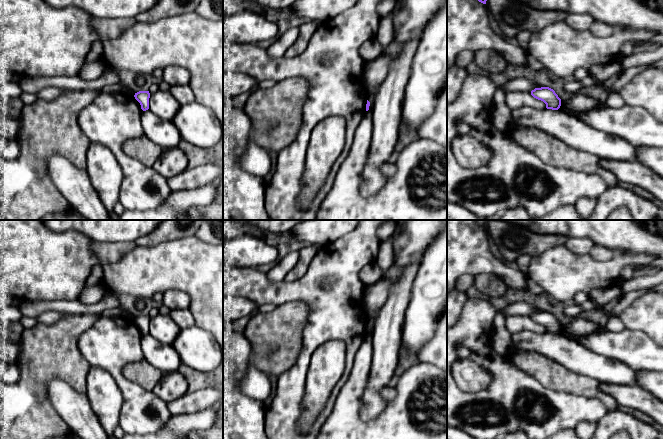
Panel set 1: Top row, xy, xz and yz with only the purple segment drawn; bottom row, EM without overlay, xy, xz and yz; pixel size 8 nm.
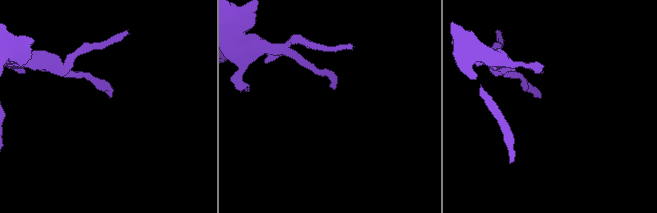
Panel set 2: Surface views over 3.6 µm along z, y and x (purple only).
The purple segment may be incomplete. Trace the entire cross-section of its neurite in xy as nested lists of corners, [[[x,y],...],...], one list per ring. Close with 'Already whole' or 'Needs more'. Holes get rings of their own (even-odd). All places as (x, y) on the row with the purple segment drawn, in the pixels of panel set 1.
[[[139,91],[134,95],[135,99],[140,103],[141,109],[146,111],[149,109],[149,91]]]. Already whole

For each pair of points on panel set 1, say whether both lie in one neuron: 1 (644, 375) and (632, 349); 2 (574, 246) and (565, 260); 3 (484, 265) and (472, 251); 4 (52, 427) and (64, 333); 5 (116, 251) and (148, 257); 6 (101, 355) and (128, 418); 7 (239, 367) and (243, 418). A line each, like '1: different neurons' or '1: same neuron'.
1: different neurons
2: different neurons
3: same neuron
4: same neuron
5: different neurons
6: same neuron
7: same neuron

